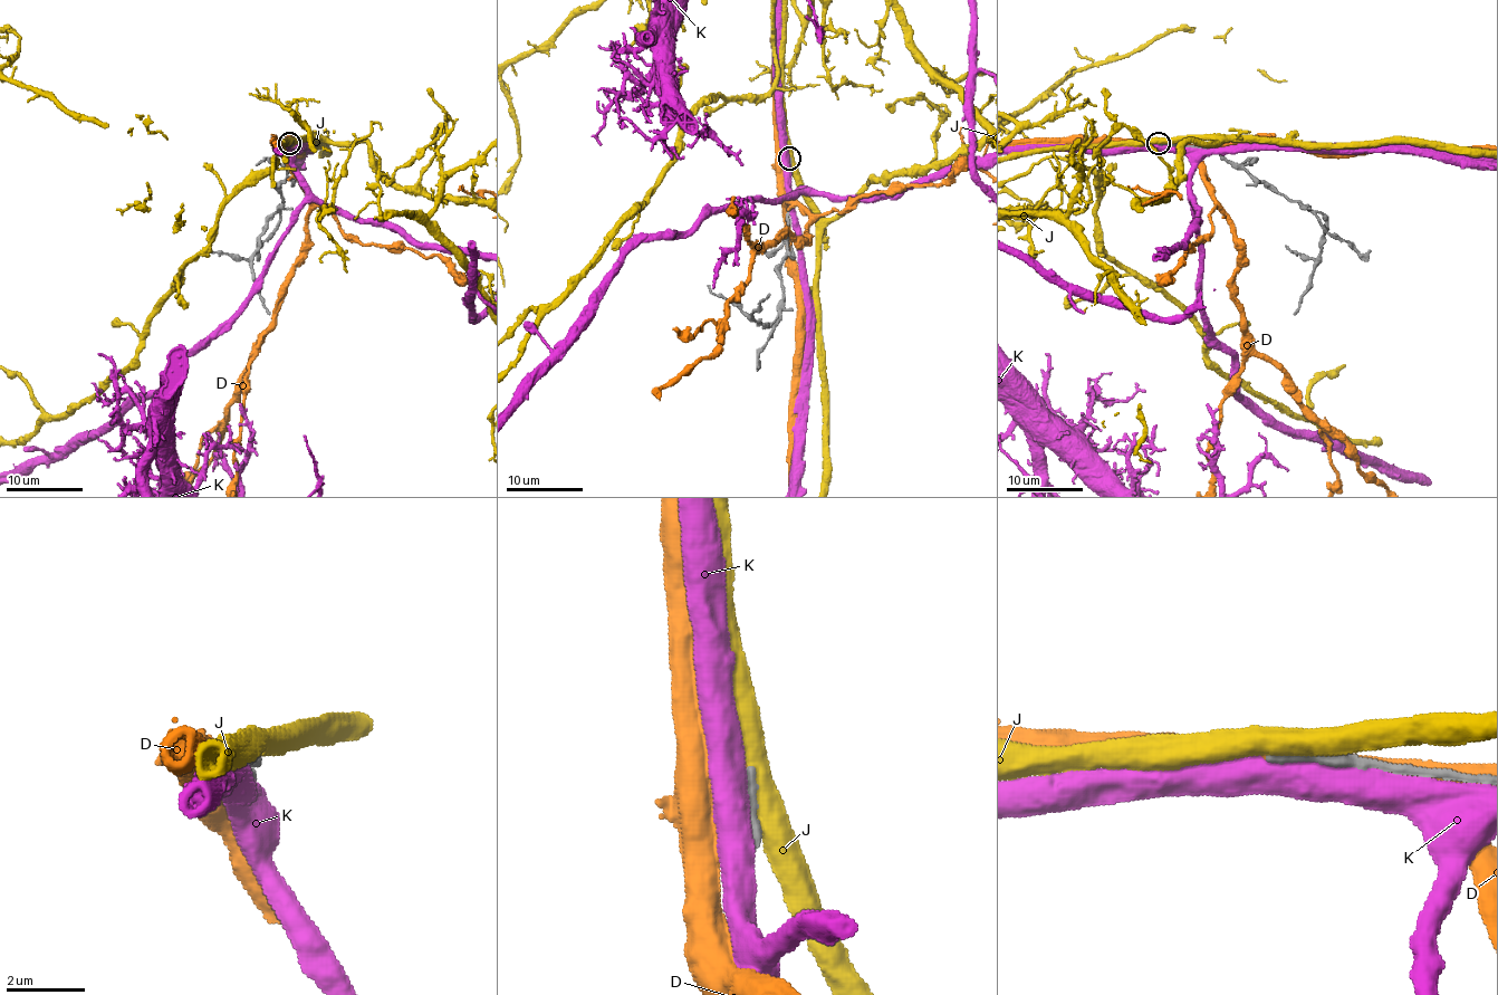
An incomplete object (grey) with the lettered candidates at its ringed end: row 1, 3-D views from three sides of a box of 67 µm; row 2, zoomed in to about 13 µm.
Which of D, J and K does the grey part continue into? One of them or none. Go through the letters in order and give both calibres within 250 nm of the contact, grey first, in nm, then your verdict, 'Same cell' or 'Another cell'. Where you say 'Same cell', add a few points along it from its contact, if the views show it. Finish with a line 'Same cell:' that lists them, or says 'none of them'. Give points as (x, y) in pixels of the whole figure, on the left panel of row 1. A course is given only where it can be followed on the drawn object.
D: Thickness 440 nm (grey) against 180 nm. Another cell
J: Thickness 400 nm (grey) against 550 nm. Another cell
K: Thickness 320 nm (grey) against 550 nm. Another cell
Same cell: none of them

